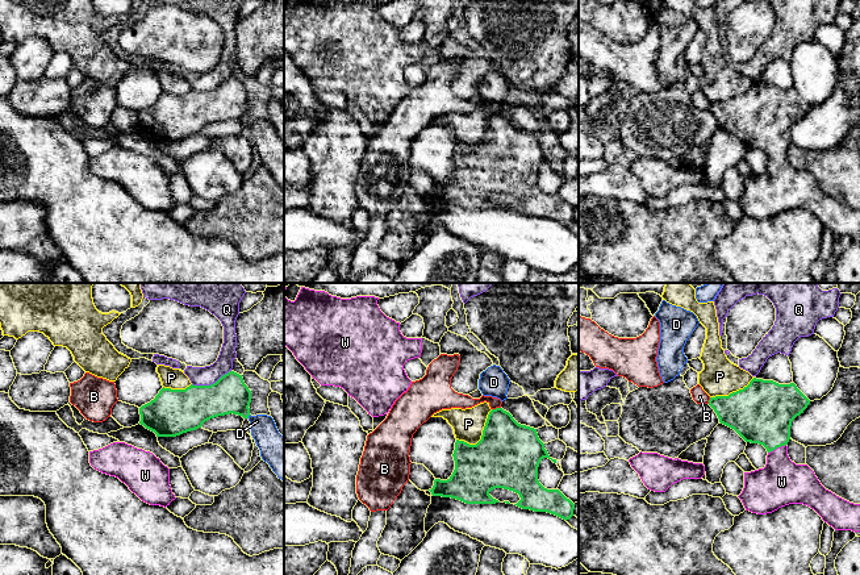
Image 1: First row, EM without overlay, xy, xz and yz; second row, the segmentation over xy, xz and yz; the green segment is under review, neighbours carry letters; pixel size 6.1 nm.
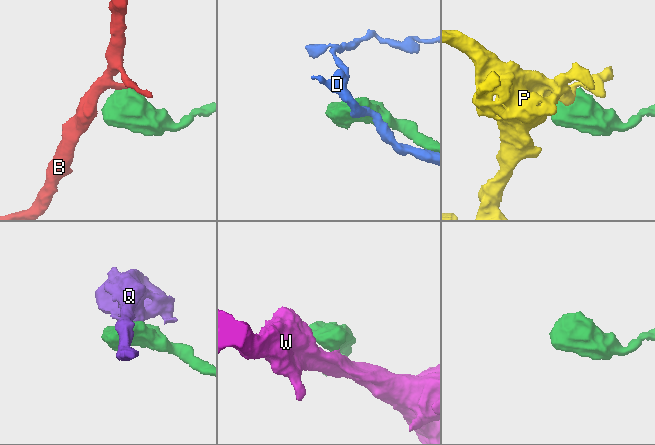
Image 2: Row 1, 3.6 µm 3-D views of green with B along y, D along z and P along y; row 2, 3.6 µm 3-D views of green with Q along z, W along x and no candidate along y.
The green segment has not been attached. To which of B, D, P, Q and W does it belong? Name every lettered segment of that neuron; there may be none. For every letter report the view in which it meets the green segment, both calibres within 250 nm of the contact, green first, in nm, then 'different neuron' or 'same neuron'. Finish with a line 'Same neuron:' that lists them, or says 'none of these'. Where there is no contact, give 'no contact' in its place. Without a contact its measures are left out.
B: meets green in xz; 340 nm thick on the green side, 100 nm on the other; different neuron
D: meets green in xy; 220 nm thick on the green side, 170 nm on the other; different neuron
P: meets green in xz; 400 nm thick on the green side, 190 nm on the other; different neuron
Q: meets green in xy; 280 nm thick on the green side, 120 nm on the other; different neuron
W: meets green in yz; 380 nm thick on the green side, 280 nm on the other; same neuron
Same neuron: W

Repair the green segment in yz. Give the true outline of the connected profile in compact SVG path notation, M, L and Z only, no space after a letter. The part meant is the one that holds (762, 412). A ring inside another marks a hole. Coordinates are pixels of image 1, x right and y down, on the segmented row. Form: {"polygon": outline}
{"polygon": "M756 378L729 396L710 397L709 405L721 424L768 451L764 468L744 472L744 488L738 497L746 511L757 514L803 504L835 530L860 532L860 504L826 489L807 464L796 464L788 455L792 421L809 404L794 383L778 384Z"}

